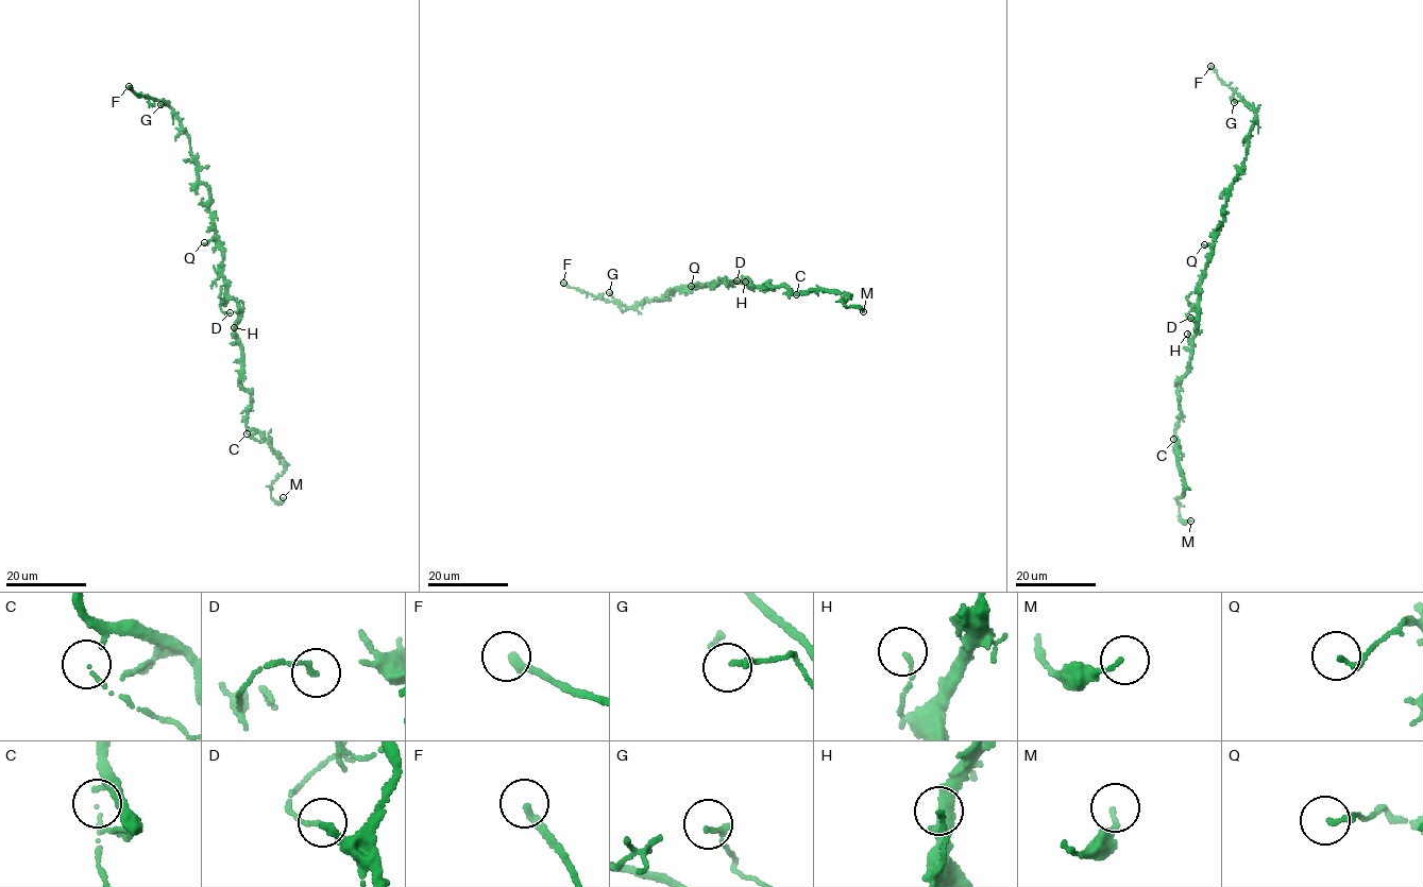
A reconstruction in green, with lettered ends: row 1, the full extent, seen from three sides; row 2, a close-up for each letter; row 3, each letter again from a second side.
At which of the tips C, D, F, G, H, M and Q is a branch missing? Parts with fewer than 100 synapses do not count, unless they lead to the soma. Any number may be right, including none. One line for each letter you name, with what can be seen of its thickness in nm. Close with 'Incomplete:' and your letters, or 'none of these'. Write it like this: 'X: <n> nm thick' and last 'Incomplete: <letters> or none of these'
F: 240 nm thick
Incomplete: F

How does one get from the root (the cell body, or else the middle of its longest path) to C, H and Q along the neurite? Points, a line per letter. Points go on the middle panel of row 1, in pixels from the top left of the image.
C: (729, 285), (746, 280), (750, 287), (768, 289), (767, 286), (783, 285), (793, 294), (813, 290), (796, 294)
H: (729, 285), (746, 280), (751, 286), (745, 282)
Q: (729, 285), (714, 282), (705, 286), (691, 286)

